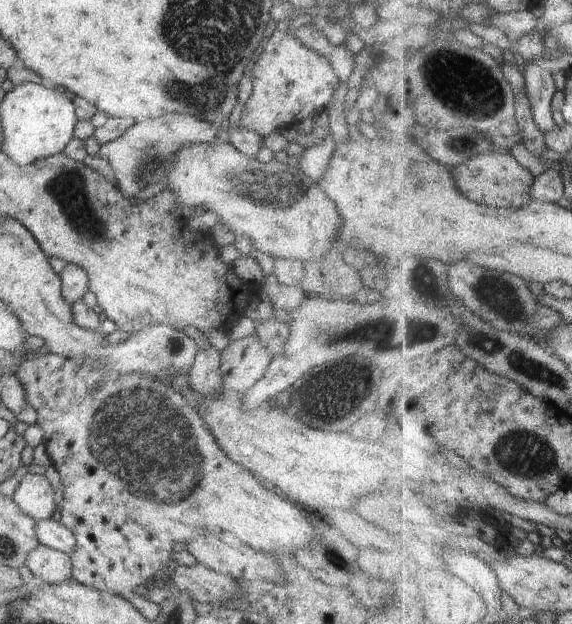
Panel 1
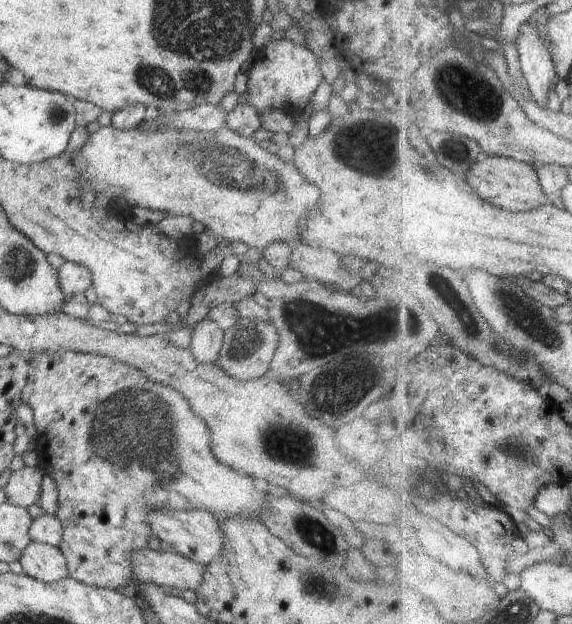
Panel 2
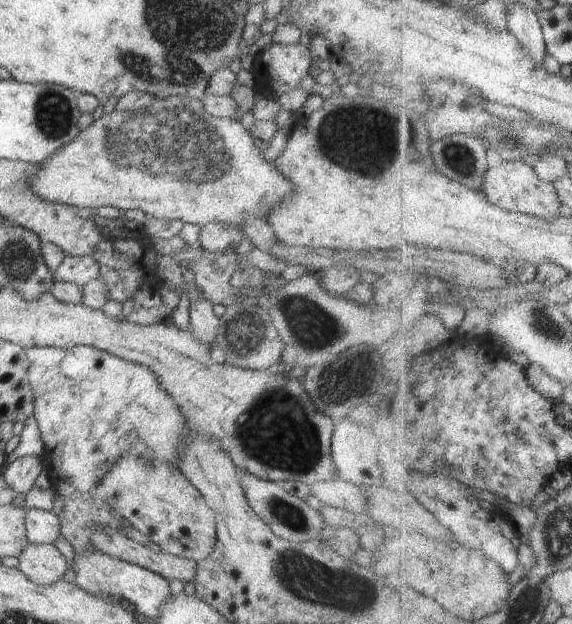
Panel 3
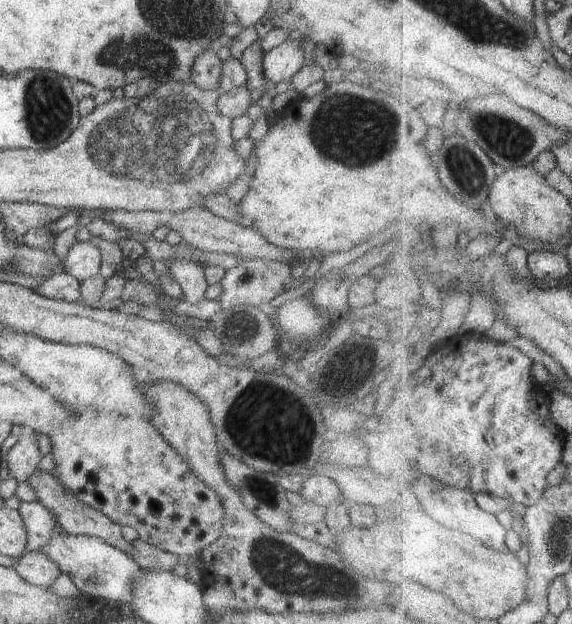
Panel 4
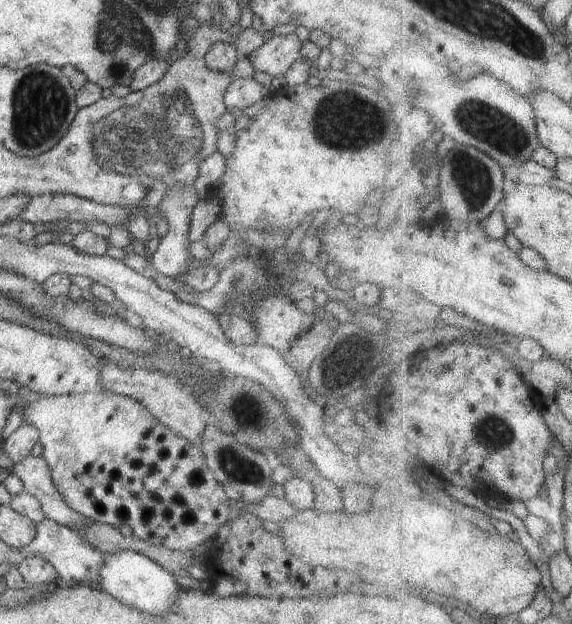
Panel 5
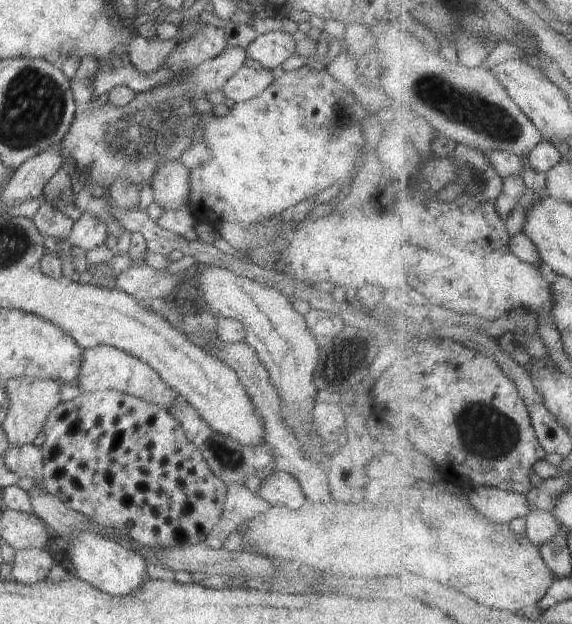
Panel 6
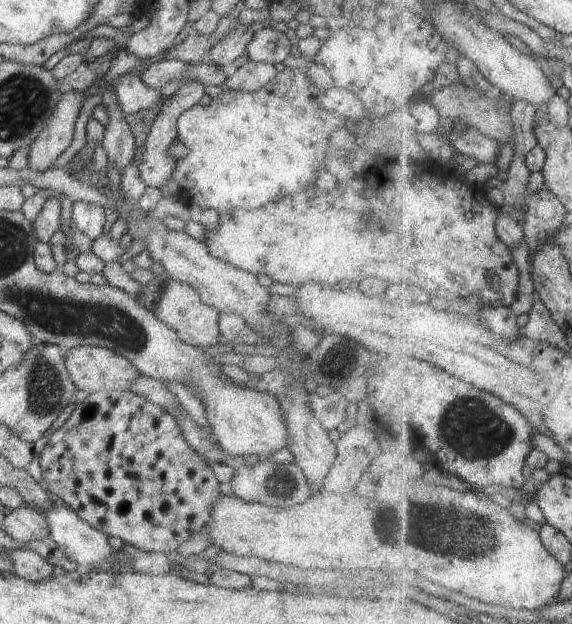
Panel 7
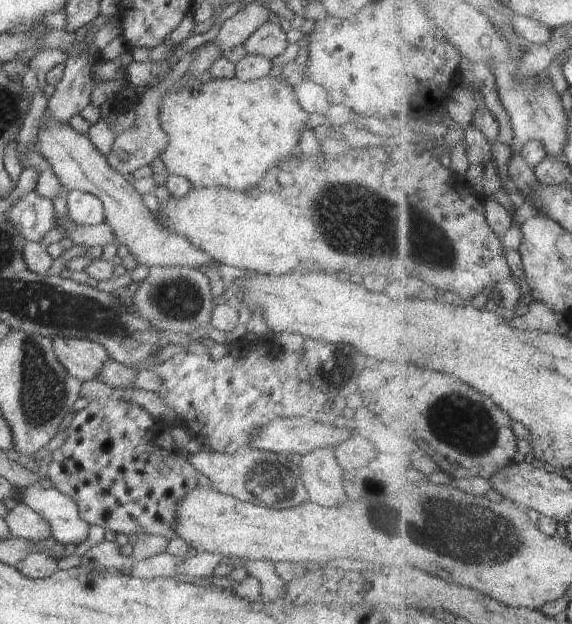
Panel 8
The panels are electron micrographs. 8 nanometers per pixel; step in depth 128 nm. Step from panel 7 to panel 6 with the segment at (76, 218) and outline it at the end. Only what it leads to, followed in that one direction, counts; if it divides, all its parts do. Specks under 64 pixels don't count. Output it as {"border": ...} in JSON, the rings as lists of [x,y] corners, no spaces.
{"border":[[[84,211],[80,218],[74,222],[66,244],[79,246],[87,252],[94,247],[105,244],[108,228],[102,219]]]}

